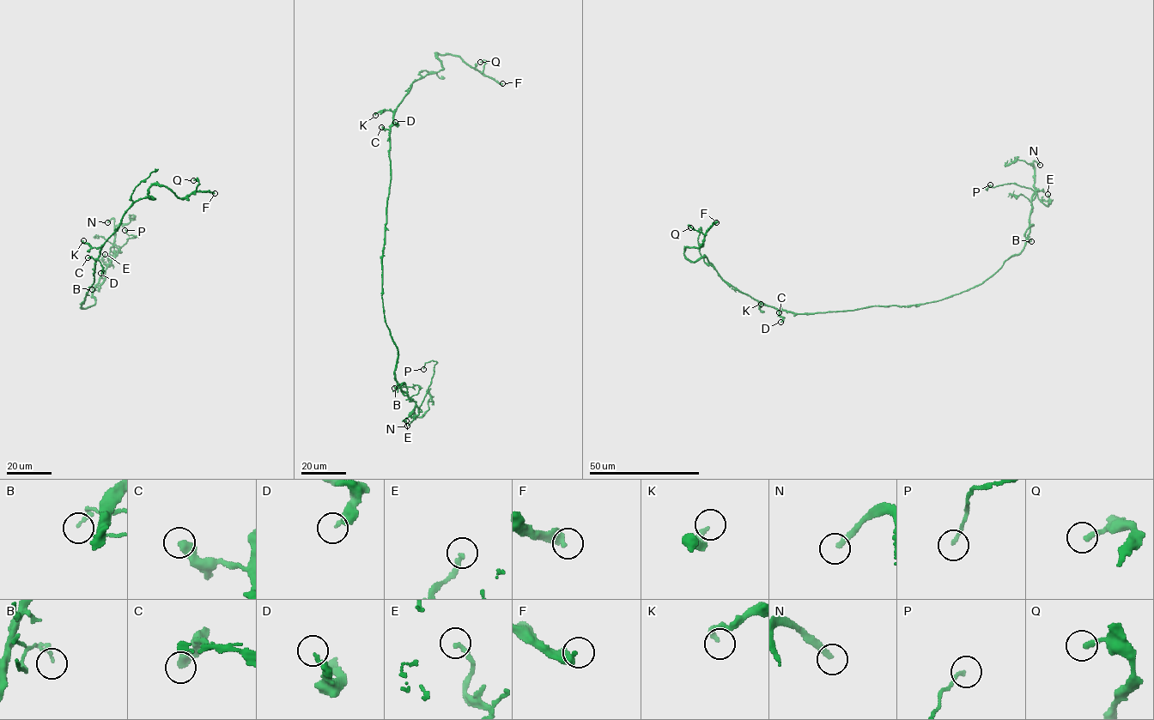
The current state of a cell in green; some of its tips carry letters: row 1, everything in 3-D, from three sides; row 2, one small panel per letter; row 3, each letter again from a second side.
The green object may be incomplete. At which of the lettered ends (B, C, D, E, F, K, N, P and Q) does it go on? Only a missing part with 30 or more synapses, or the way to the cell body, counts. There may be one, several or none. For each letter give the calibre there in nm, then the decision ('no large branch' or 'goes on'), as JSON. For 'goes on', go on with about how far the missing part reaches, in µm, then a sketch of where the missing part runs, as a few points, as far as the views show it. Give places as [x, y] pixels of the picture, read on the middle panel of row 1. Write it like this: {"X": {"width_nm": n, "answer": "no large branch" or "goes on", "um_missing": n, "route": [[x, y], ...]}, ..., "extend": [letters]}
{"B": {"width_nm": 150, "answer": "no large branch"}, "C": {"width_nm": 360, "answer": "no large branch"}, "D": {"width_nm": 280, "answer": "no large branch"}, "E": {"width_nm": 240, "answer": "no large branch"}, "F": {"width_nm": 440, "answer": "goes on", "um_missing": 80, "route": [[502, 83], [525, 91], [543, 87], [547, 83], [544, 75], [574, 62]]}, "K": {"width_nm": 260, "answer": "no large branch"}, "N": {"width_nm": 280, "answer": "goes on", "um_missing": 50, "route": [[407, 426], [397, 430], [364, 429], [358, 443], [355, 442]]}, "P": {"width_nm": 140, "answer": "no large branch"}, "Q": {"width_nm": 240, "answer": "no large branch"}, "extend": ["F", "N"]}

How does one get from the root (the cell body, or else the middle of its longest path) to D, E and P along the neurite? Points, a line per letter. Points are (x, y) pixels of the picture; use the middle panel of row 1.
D: (386, 214), (391, 183), (390, 132), (391, 126), (397, 124), (395, 122)
E: (386, 214), (381, 298), (386, 324), (397, 350), (395, 377), (401, 391), (416, 403), (406, 420)
P: (386, 214), (383, 311), (397, 350), (395, 377), (401, 391), (418, 408), (437, 362), (426, 362), (423, 369)

